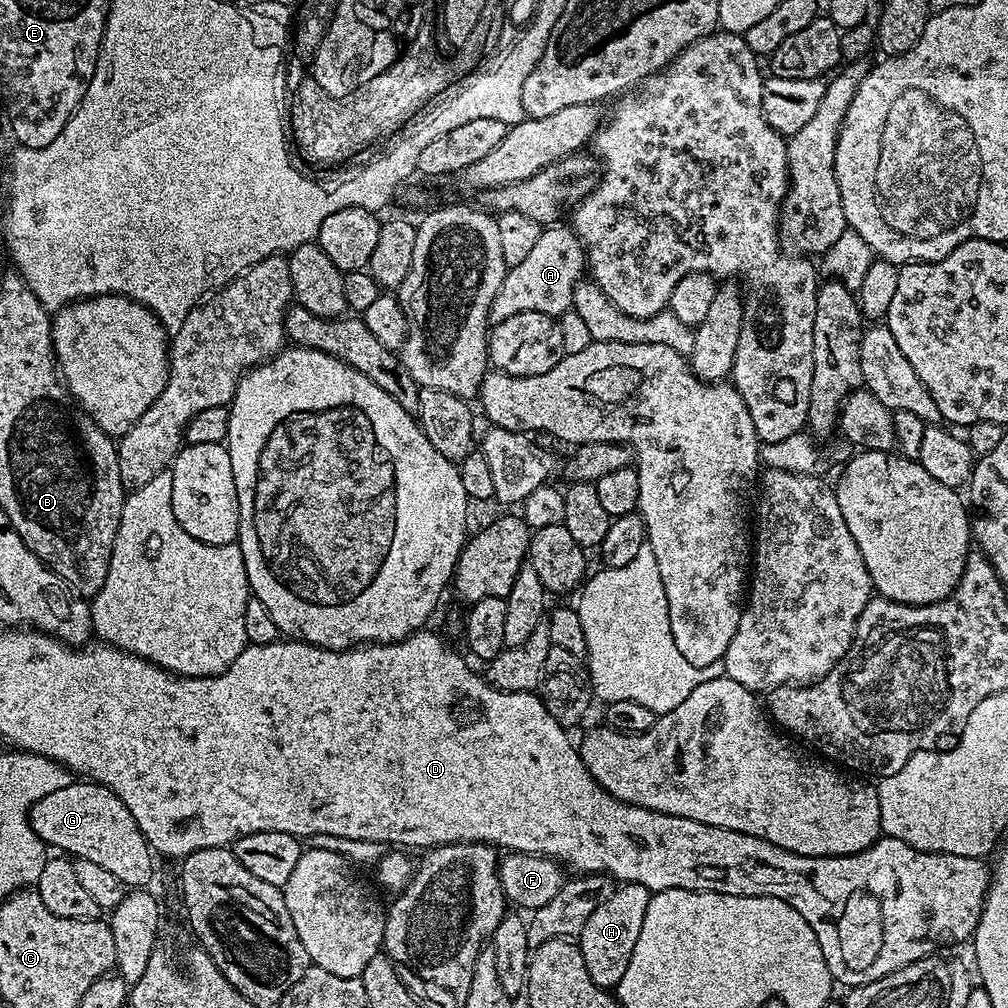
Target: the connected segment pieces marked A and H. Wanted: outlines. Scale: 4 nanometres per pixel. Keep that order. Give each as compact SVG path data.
M545 227L527 258L505 271L500 292L490 306L489 325L506 322L519 312L541 312L559 318L571 309L574 290L583 277L580 275L586 272L586 253L571 227L556 227Z
M621 883L612 891L610 898L586 918L586 926L581 930L578 943L580 953L586 962L586 971L600 988L614 990L630 966L630 954L638 943L638 934L642 930L642 918L646 918L646 906L650 906L652 893L641 884Z

